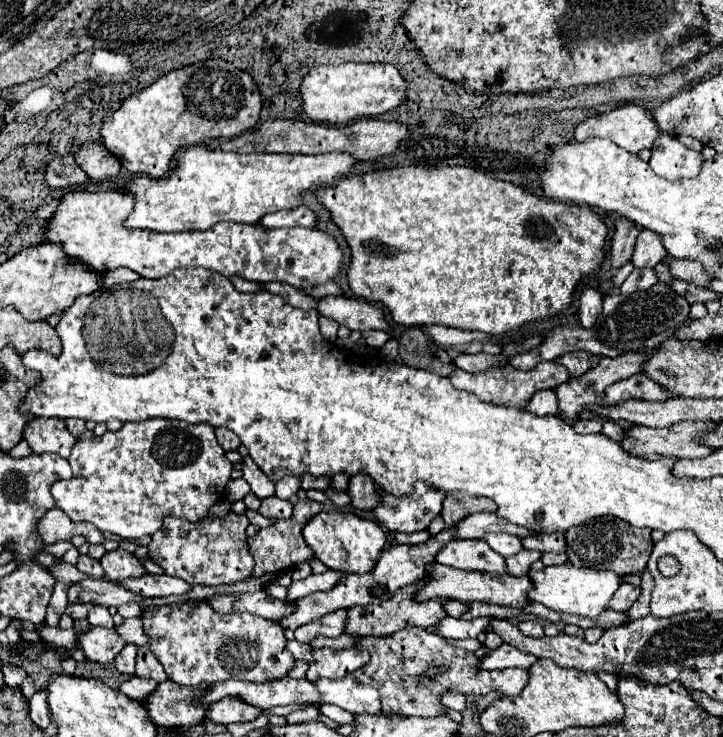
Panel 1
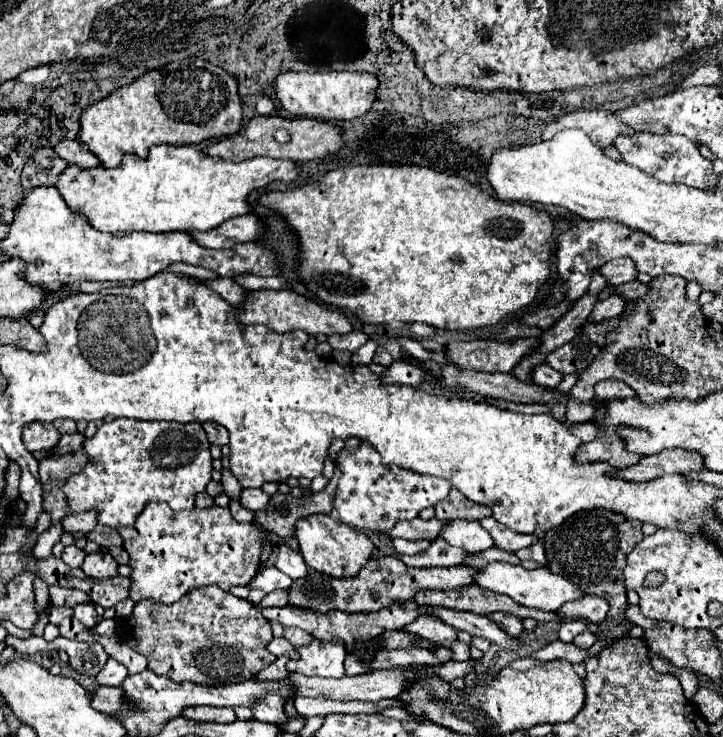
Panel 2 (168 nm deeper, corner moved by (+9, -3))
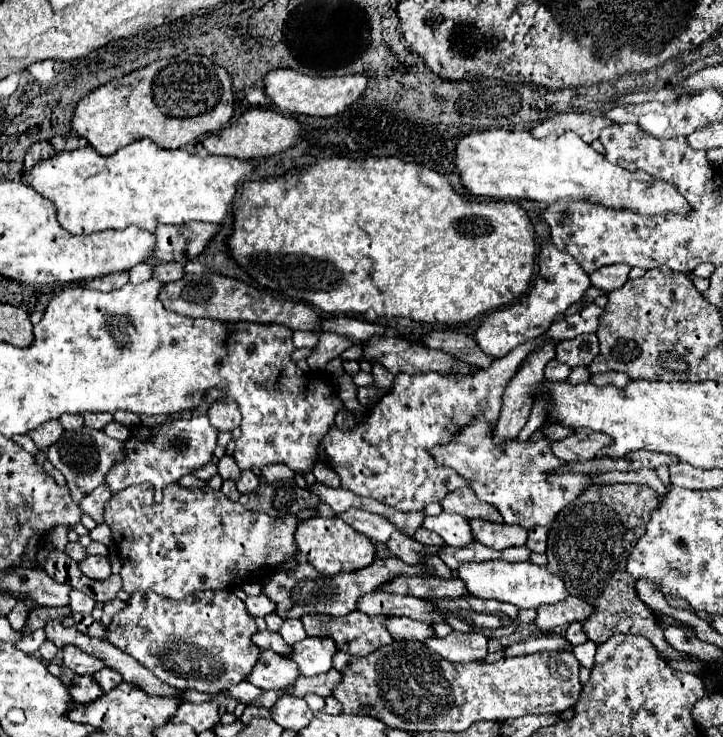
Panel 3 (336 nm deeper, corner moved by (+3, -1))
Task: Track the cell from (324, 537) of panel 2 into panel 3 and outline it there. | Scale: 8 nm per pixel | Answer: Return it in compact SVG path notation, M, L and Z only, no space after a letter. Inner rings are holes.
M319 515L303 519L295 531L295 543L301 553L301 557L311 563L317 571L337 575L337 573L351 573L361 567L369 567L375 559L375 545L369 541L369 537L357 533L341 521L339 517L333 519L323 519Z

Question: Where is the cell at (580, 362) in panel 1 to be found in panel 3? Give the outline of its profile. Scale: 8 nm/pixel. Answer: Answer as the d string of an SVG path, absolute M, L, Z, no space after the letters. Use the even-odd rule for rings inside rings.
M591 333L557 343L555 359L569 367L587 367L597 353L599 353L599 339L595 333Z

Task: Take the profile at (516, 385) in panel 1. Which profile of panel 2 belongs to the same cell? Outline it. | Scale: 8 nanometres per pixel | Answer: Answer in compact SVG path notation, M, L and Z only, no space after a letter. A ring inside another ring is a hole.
M541 363L539 367L535 367L535 371L533 371L531 375L533 375L535 385L539 385L539 387L547 387L547 389L557 387L557 385L561 383L561 379L563 379L563 373L555 371L555 369L549 367L547 363Z

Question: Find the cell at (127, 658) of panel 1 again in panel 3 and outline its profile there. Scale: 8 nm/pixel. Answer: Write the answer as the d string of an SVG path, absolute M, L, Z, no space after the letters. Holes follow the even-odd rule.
M101 669L97 673L93 673L95 681L103 687L103 691L109 691L109 689L115 689L119 683L121 683L121 673L115 673L115 669Z

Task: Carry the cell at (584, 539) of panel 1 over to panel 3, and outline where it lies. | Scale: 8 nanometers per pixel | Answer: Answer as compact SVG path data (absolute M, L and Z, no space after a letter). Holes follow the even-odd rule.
M597 485L597 487L587 489L571 505L567 505L553 521L551 531L549 531L549 541L547 541L547 553L545 553L549 559L547 569L565 581L565 587L571 595L585 599L587 603L591 603L597 609L597 613L593 617L583 621L583 629L591 641L601 645L615 633L633 633L633 635L647 637L655 645L655 649L659 651L659 655L663 659L677 657L677 661L679 661L681 657L685 657L691 661L691 657L687 653L675 651L665 641L663 629L655 621L655 613L637 597L635 579L625 569L627 557L633 551L633 545L637 545L639 537L645 533L645 525L649 523L651 511L657 507L657 503L659 503L657 493L645 485Z

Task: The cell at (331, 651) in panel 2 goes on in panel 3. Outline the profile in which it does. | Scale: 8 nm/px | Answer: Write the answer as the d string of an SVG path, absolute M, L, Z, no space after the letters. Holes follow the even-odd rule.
M307 637L293 645L293 653L289 657L299 665L299 673L309 677L327 673L333 667L331 659L335 651L337 647L329 637Z

